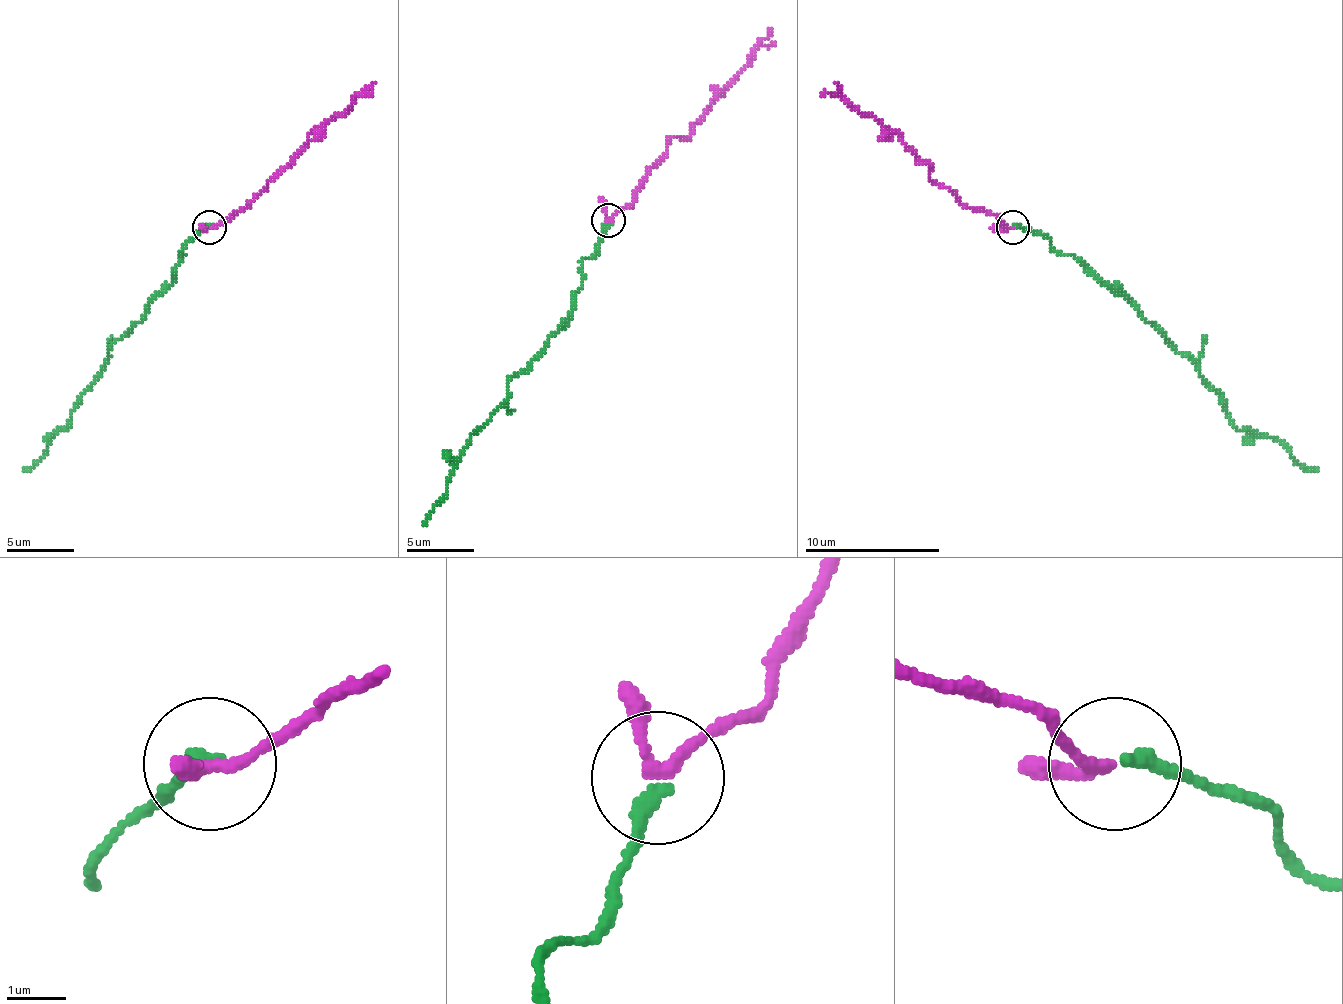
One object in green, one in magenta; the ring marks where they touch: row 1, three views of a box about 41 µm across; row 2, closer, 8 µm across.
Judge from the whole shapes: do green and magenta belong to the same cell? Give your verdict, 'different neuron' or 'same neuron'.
same neuron

